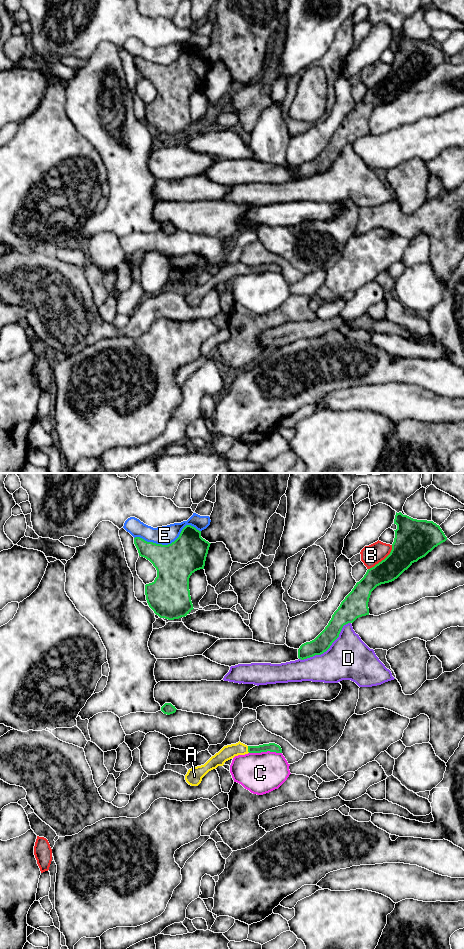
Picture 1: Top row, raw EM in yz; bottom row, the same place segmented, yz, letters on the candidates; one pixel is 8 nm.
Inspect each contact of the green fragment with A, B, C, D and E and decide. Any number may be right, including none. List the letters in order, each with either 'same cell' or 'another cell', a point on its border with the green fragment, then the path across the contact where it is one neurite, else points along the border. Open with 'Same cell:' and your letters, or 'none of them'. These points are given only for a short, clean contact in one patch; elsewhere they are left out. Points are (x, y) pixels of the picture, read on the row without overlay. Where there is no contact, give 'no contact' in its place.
Same cell: A
A: same cell; contact yz (248, 269); way yz (272, 267), (248, 269), (234, 269), (228, 272)
B: another cell; contact yz (382, 80)
C: another cell; contact yz (265, 271)
D: another cell; contact yz (328, 168)
E: another cell; contact yz (168, 64)

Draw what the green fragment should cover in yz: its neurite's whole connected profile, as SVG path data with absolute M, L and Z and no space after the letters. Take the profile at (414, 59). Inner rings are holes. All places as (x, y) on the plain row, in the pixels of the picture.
M396 32L394 44L397 49L394 50L395 58L390 74L367 90L341 122L325 149L314 160L300 166L299 179L326 172L339 157L344 145L369 135L369 118L377 106L394 101L414 82L447 60L440 46L433 41L417 40Z

